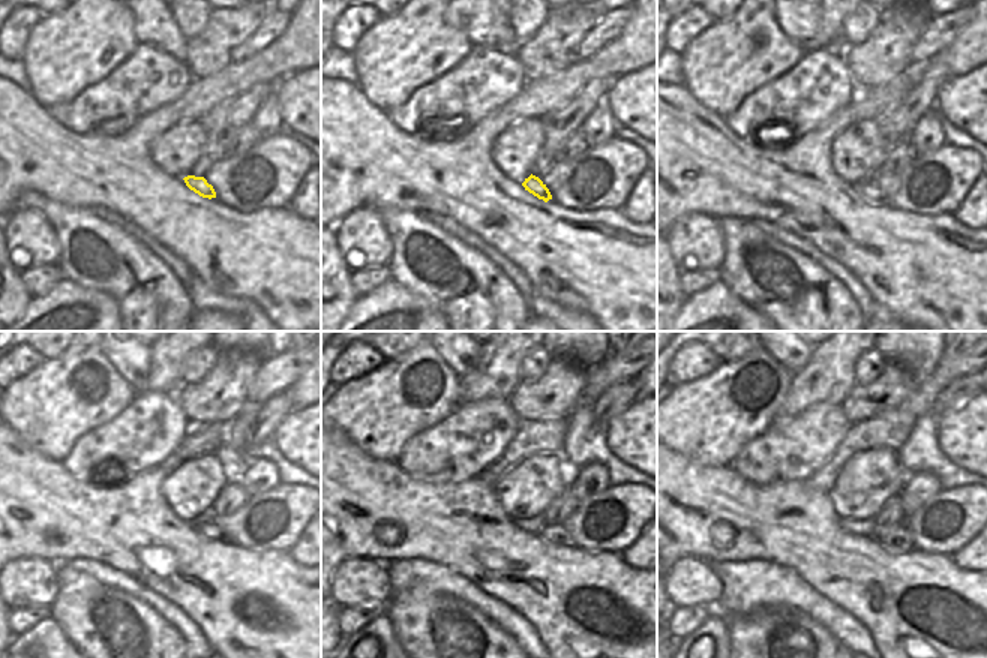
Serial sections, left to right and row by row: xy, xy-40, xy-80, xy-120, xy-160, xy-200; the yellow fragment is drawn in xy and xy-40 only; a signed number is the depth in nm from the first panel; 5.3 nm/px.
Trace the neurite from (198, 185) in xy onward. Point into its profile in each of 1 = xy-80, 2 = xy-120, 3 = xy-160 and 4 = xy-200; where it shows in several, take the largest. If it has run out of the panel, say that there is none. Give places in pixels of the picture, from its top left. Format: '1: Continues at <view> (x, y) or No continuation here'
1: Continues at xy-80 (869, 189)
2: Continues at xy-120 (212, 532)
3: Continues at xy-160 (558, 535)
4: Continues at xy-200 (897, 540)

